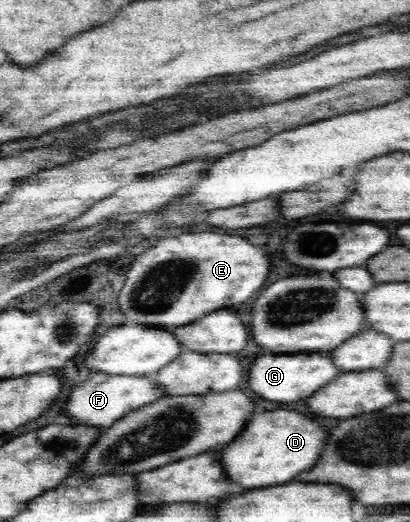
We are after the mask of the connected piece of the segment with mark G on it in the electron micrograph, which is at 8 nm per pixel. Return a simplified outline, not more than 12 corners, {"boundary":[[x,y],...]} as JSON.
{"boundary":[[329,353],[264,355],[248,387],[300,401],[340,375]]}

